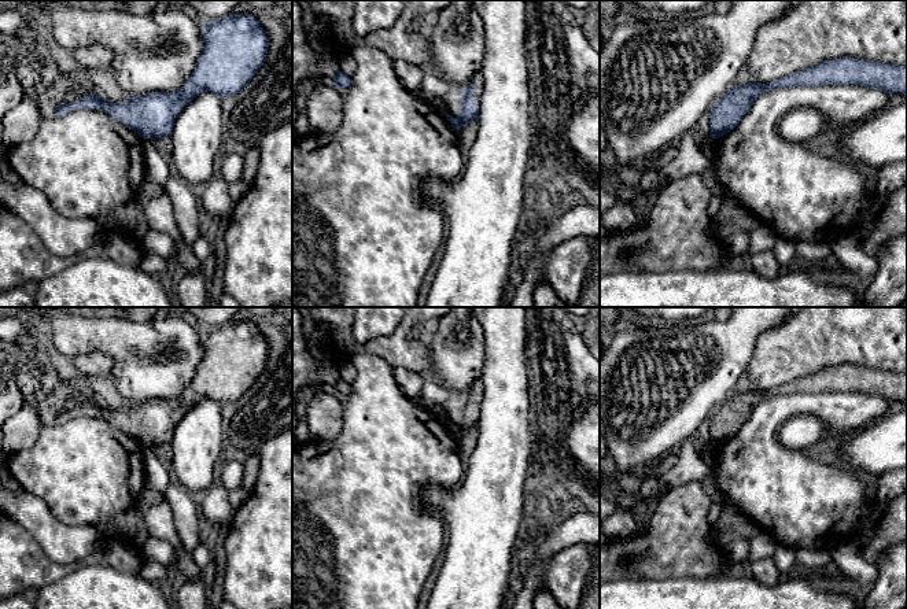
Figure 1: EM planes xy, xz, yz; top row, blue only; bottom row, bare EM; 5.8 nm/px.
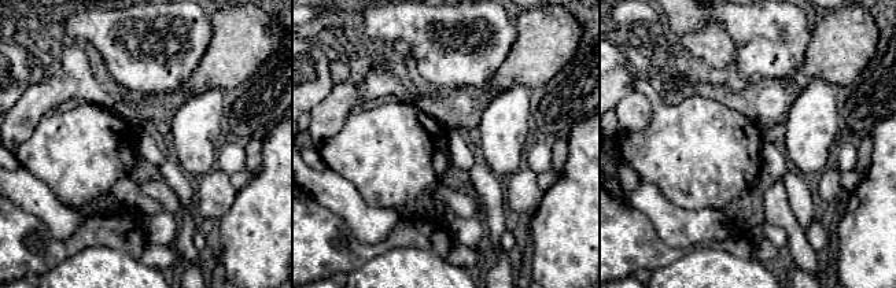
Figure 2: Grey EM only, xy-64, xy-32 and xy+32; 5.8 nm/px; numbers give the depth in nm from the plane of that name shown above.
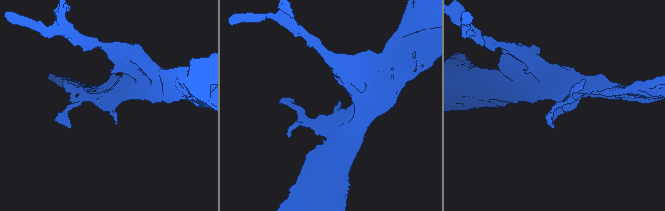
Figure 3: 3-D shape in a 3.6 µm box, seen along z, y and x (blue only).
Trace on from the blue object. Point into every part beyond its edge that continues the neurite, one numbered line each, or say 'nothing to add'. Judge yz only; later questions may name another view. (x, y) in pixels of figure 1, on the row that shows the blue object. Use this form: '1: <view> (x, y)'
nothing to add

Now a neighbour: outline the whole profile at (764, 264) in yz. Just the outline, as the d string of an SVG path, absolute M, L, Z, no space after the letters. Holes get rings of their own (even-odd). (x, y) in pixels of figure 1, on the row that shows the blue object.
M771 250L757 254L748 254L745 256L745 263L766 278L775 278L784 269Z

